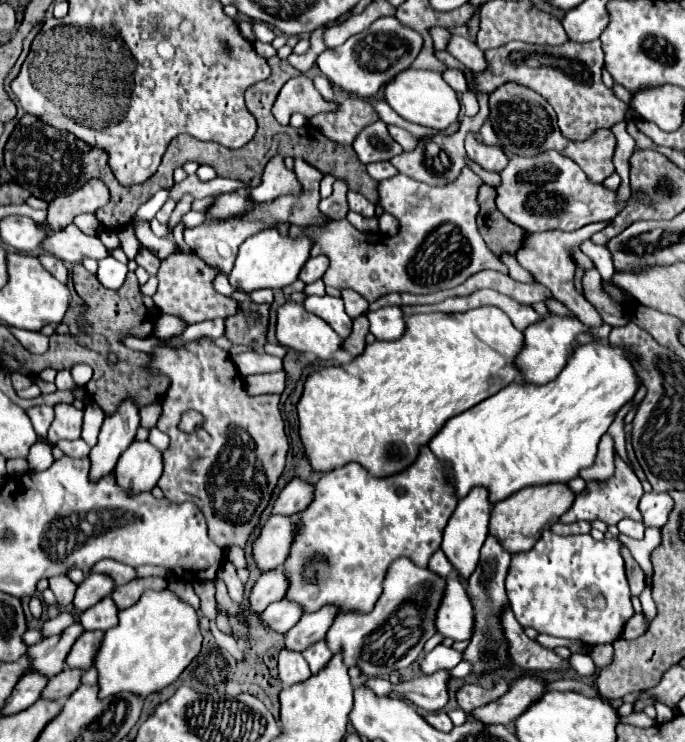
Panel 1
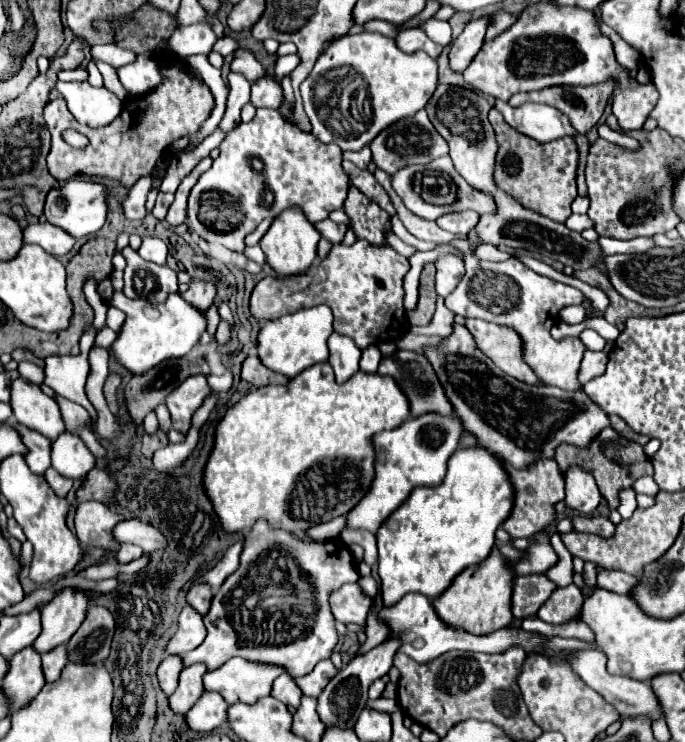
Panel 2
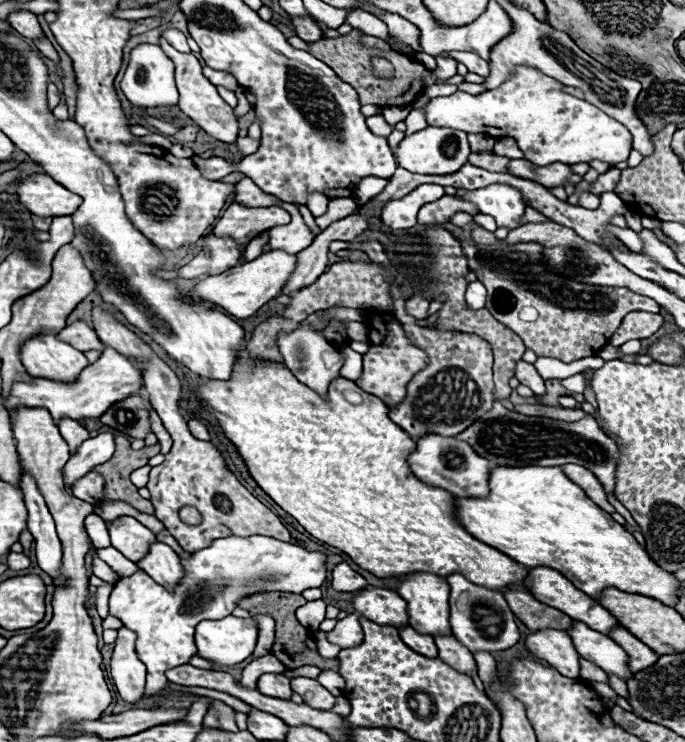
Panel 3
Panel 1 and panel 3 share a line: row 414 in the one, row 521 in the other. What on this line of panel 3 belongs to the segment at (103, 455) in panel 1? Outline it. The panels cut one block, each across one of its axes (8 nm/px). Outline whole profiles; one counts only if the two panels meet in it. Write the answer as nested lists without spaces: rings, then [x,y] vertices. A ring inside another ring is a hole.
[[[120,516],[110,522],[108,526],[112,546],[120,550],[128,560],[138,562],[144,558],[144,552],[148,552],[148,546],[156,542],[154,532],[150,532],[144,524],[140,524],[132,516]]]

